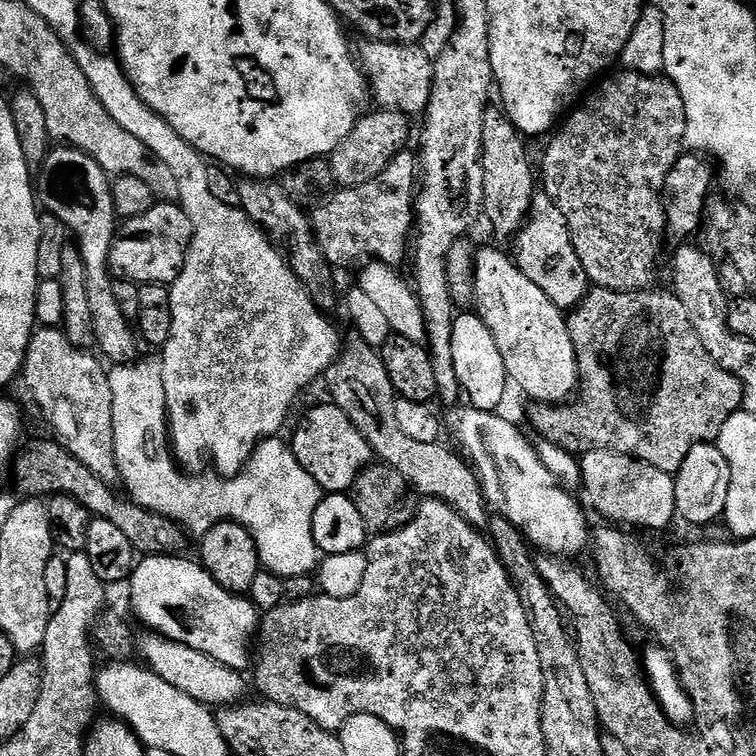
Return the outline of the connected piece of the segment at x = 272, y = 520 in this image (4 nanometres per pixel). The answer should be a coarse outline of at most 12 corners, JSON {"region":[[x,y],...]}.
{"region":[[159,359],[108,372],[132,503],[196,538],[233,520],[260,563],[312,576],[322,493],[280,438],[185,474]]}

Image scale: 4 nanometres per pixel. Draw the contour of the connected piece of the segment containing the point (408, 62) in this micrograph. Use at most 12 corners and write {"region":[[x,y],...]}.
{"region":[[361,39],[358,63],[381,109],[419,117],[434,61],[418,46]]}

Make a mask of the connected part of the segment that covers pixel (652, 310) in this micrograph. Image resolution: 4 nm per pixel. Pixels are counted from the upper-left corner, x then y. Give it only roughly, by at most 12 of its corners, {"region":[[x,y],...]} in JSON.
{"region":[[675,291],[567,313],[578,395],[541,441],[673,474],[742,389]]}

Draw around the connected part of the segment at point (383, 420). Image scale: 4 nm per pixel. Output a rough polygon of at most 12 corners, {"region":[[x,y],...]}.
{"region":[[355,330],[324,371],[327,399],[421,497],[487,529],[459,451],[402,434],[379,351]]}

